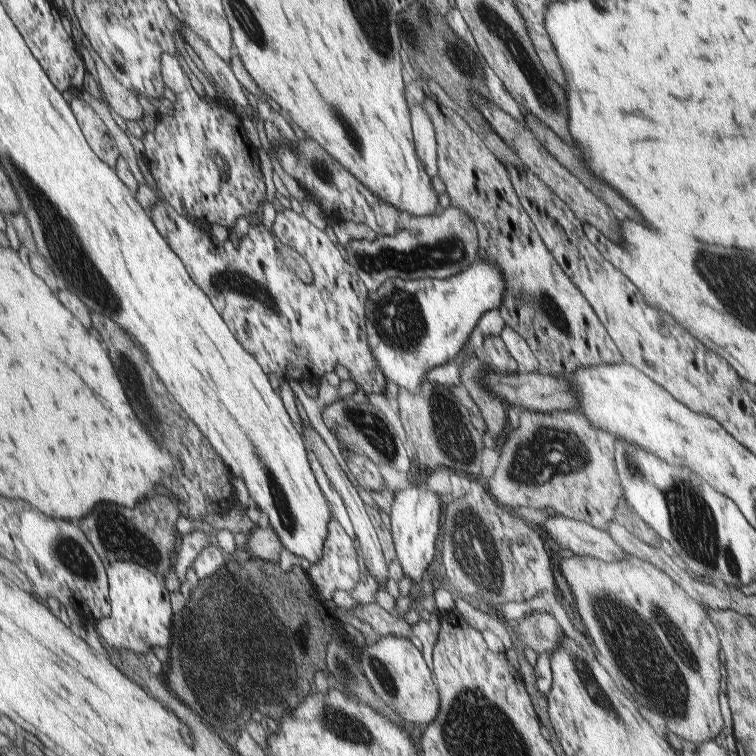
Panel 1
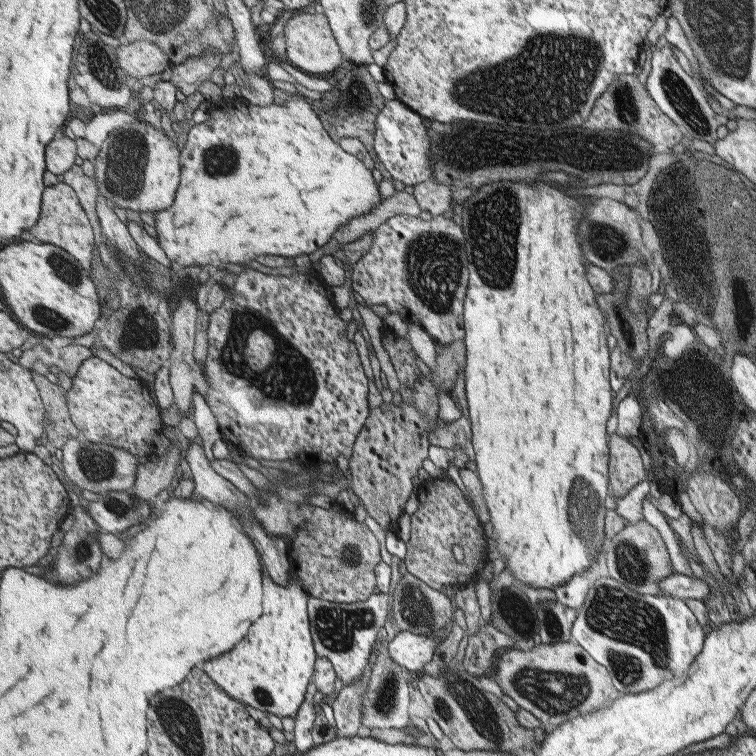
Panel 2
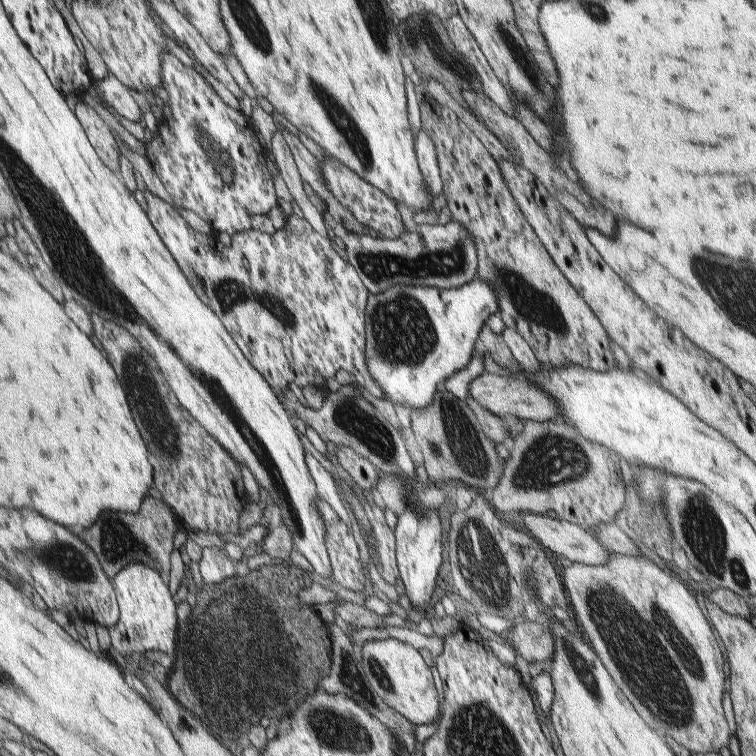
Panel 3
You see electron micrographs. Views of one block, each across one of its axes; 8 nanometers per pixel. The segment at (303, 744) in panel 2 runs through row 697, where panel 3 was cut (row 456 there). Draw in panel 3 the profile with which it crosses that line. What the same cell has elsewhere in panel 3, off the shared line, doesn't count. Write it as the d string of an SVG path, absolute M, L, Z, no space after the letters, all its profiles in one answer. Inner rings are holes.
M308 452L307 461L314 475L314 480L316 480L316 484L318 484L318 492L321 498L327 500L334 506L336 512L342 516L342 522L345 522L346 526L351 529L352 524L354 524L354 518L346 514L342 494L338 492L338 484L336 484L336 480L334 480L336 476L332 476L332 472L330 472L314 454Z

